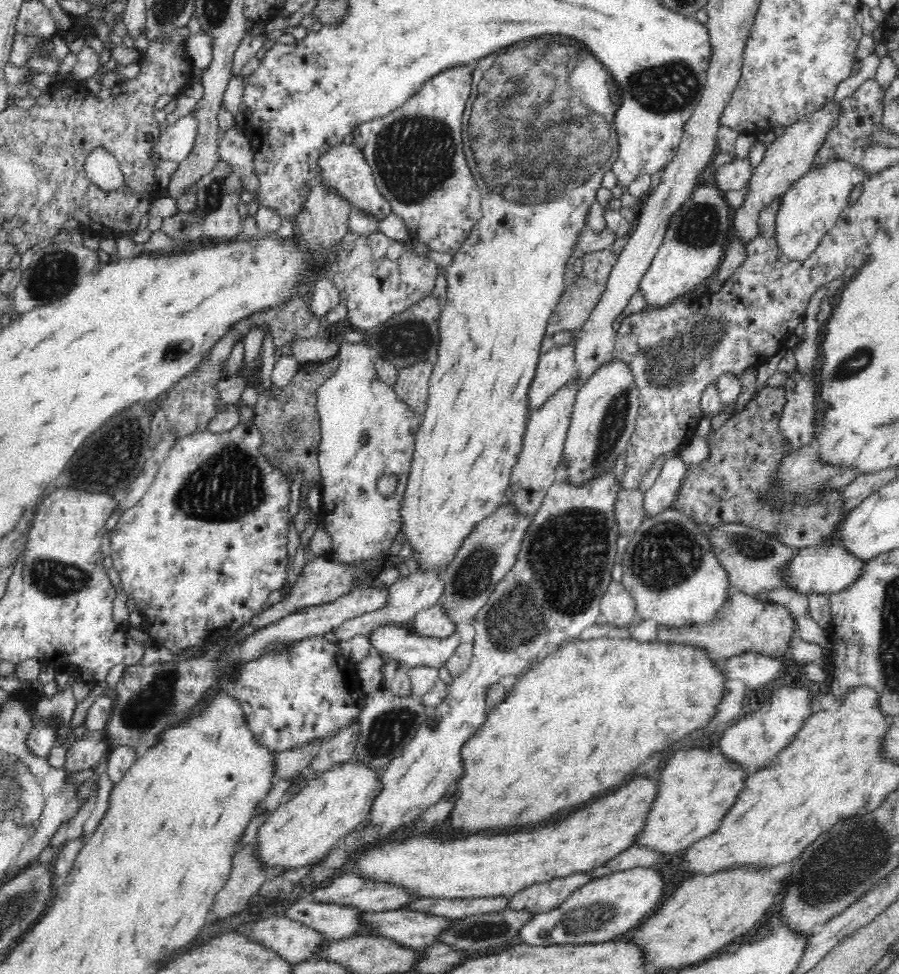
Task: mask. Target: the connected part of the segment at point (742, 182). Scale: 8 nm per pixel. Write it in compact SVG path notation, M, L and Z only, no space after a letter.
M735 157L717 168L710 182L724 193L727 190L743 190L747 186L752 169L750 157Z

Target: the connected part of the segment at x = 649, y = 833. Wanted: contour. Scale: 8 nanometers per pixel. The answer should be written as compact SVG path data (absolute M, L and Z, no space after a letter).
M692 748L686 752L676 752L662 772L658 798L654 800L646 828L636 843L664 854L688 849L720 828L722 820L736 804L742 790L745 790L748 777L746 766L721 750Z

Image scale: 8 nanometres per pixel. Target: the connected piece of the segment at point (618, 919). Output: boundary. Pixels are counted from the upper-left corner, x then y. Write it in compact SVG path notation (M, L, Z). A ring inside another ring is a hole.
M643 866L595 878L577 888L558 907L535 914L533 920L522 928L518 942L536 946L580 945L620 938L656 913L666 896L666 886L668 882L662 872Z

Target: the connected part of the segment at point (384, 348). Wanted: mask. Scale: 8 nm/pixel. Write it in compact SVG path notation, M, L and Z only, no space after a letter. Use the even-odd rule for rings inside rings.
M430 295L421 298L411 304L406 310L395 314L382 324L375 326L370 332L365 332L367 346L372 346L377 356L392 362L395 368L412 366L420 361L432 360L436 356L436 344L438 344L438 319L441 309L437 297ZM370 336L370 338L368 338Z

